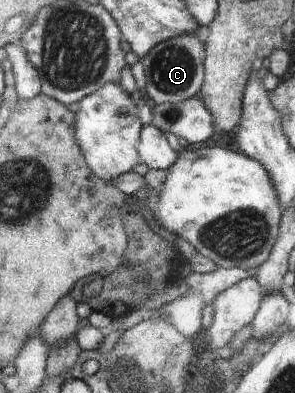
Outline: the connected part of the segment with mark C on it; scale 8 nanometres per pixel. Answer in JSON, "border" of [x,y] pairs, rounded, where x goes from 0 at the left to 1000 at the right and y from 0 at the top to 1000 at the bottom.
{"border":[[[631,87],[539,109],[478,153],[492,188],[492,247],[519,265],[600,265],[678,247],[695,214],[702,120],[671,87]]]}

